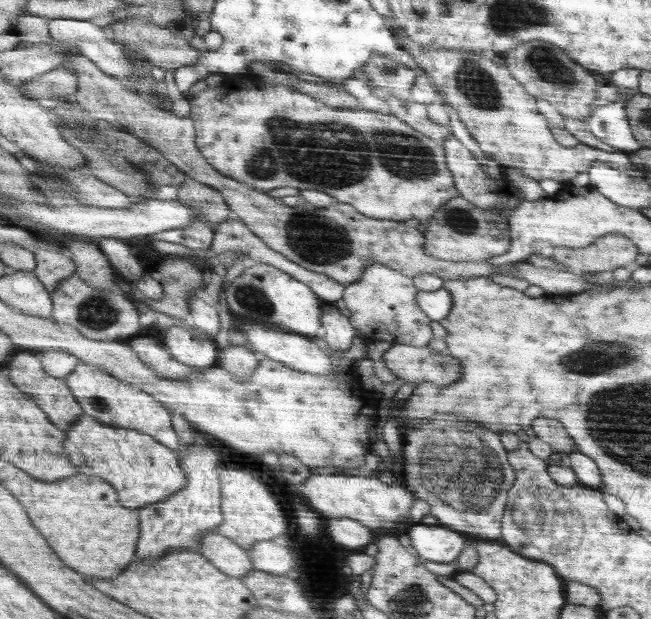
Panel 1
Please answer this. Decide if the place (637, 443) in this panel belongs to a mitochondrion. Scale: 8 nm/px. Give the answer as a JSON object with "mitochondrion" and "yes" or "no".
{"mitochondrion":"yes"}

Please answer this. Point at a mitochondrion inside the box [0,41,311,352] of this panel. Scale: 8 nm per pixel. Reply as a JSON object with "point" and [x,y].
{"point":[95,311]}

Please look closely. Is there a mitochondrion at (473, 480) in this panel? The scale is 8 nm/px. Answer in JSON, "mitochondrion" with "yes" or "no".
{"mitochondrion":"yes"}

